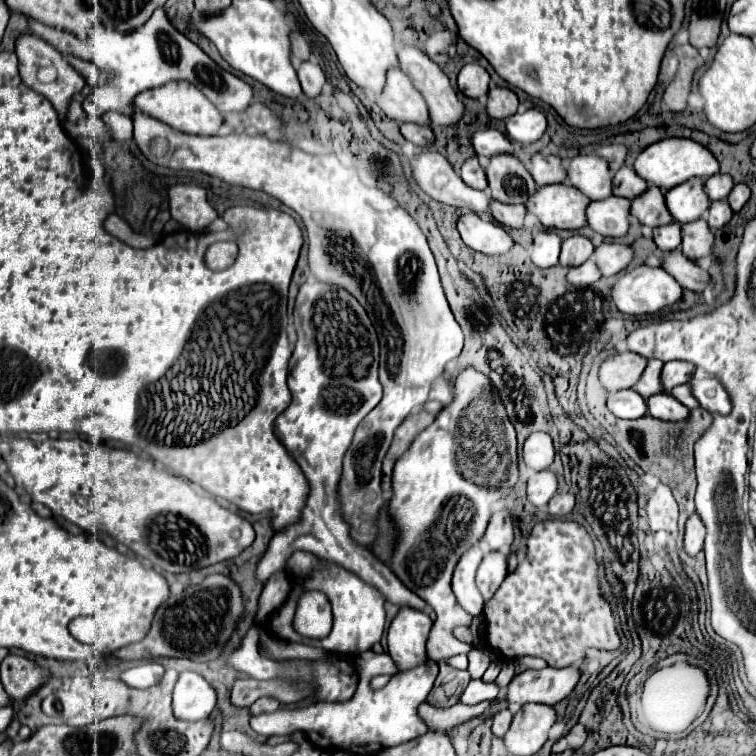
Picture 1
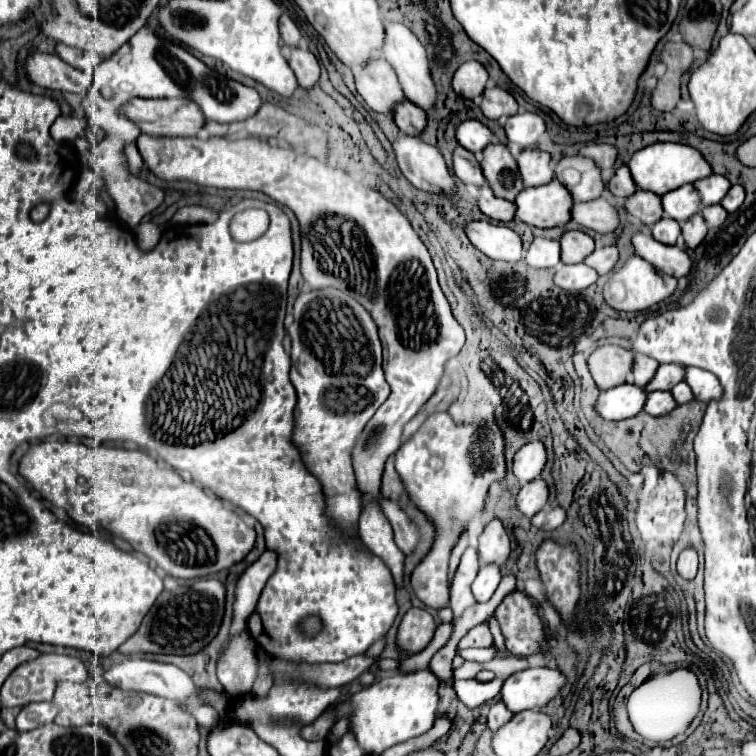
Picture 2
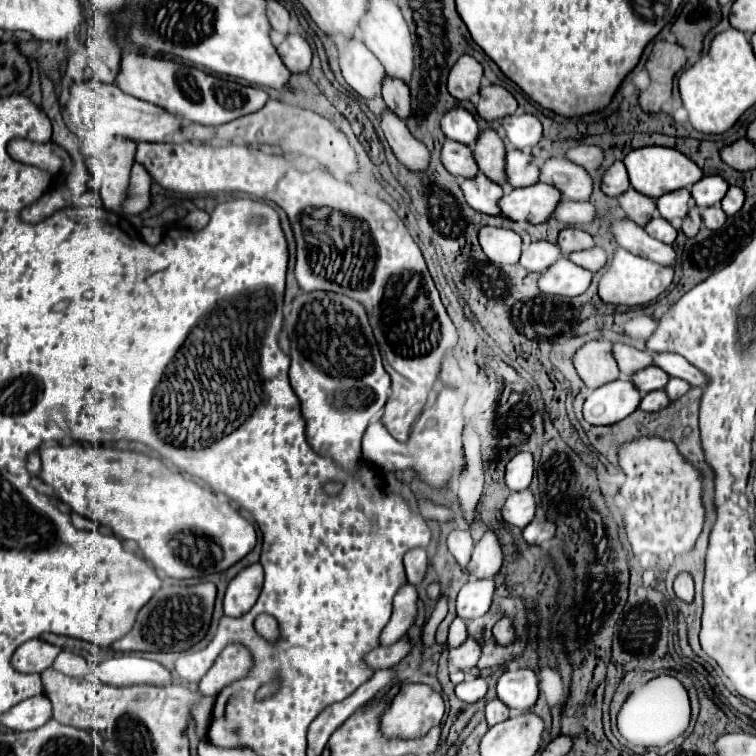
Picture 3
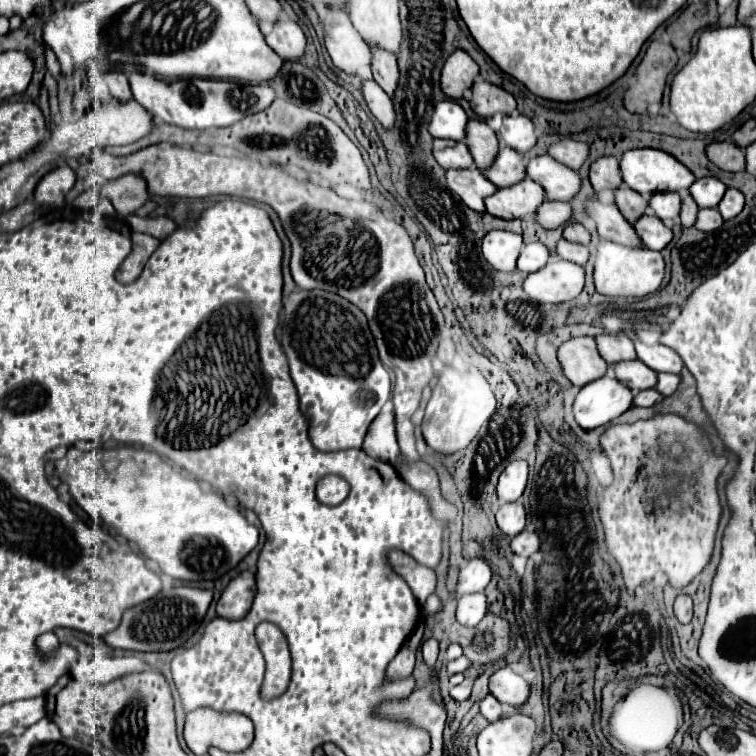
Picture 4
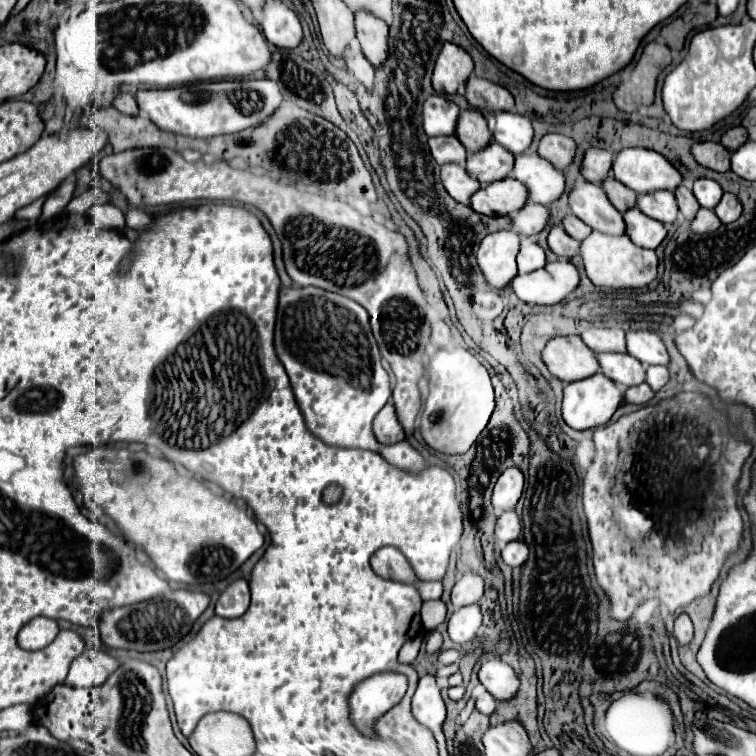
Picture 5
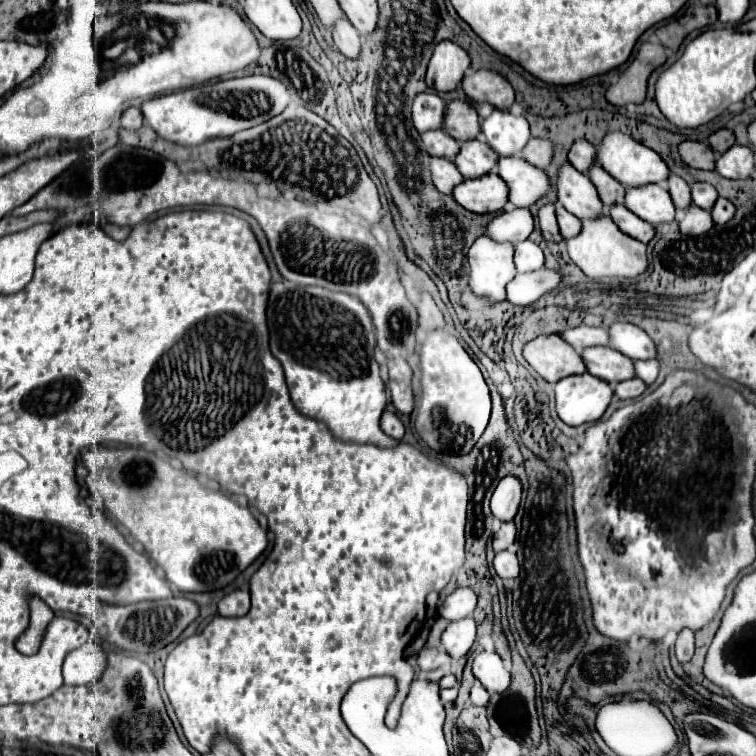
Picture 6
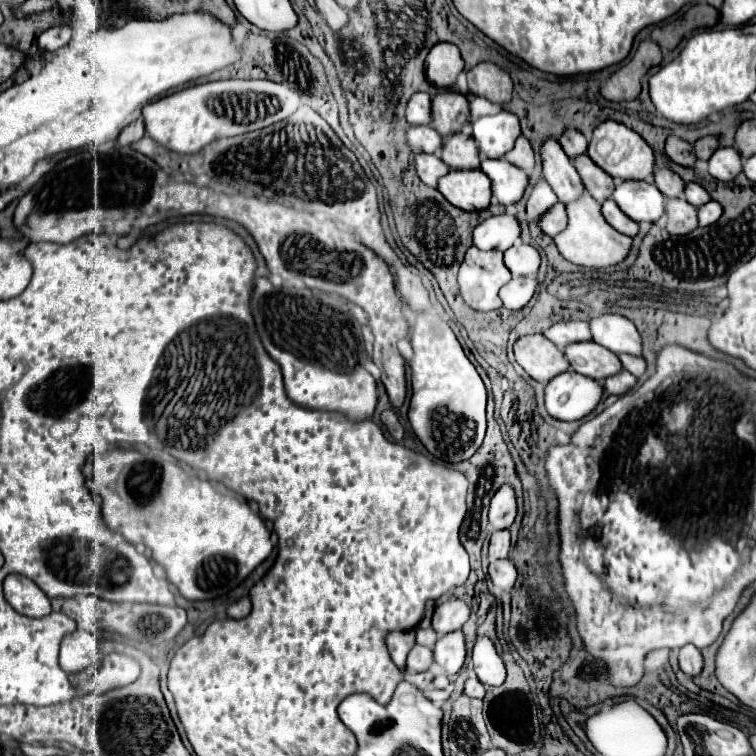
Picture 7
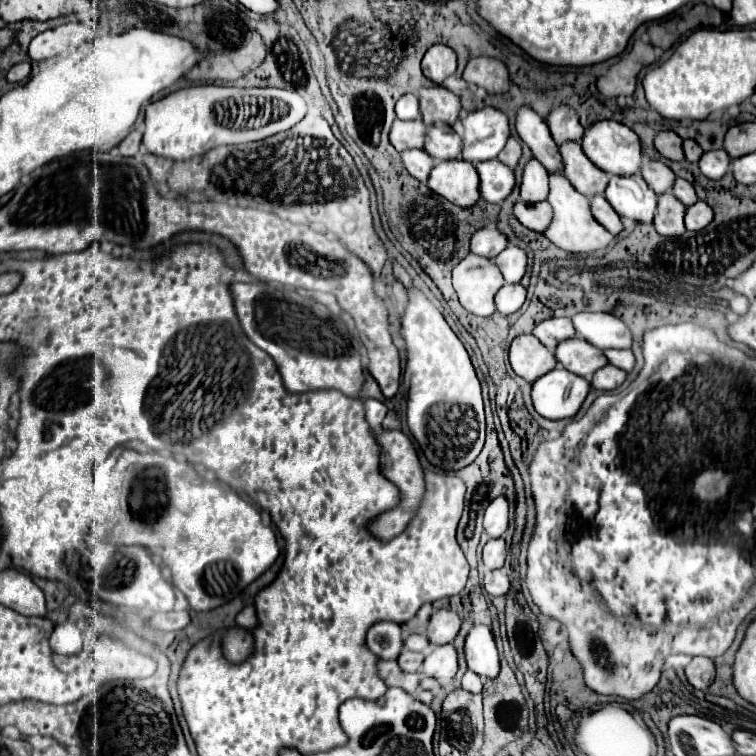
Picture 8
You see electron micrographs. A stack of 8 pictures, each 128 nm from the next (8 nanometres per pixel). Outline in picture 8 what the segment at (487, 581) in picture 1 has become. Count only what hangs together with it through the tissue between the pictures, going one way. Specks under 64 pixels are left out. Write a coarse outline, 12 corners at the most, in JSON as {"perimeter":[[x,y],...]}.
{"perimeter":[[452,644],[434,648],[420,674],[450,682],[458,670]]}

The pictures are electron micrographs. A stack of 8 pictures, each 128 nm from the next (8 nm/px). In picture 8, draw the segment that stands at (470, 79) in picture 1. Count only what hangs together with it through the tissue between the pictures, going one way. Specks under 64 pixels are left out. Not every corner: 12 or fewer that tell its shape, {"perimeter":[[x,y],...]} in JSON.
{"perimeter":[[444,44],[428,48],[422,72],[442,84],[456,72],[456,54]]}

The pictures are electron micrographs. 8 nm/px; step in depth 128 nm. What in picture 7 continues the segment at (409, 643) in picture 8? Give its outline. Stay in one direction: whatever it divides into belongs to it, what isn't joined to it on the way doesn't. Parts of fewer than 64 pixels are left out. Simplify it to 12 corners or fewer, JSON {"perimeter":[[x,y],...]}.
{"perimeter":[[432,628],[416,630],[416,644],[434,648],[438,634]]}

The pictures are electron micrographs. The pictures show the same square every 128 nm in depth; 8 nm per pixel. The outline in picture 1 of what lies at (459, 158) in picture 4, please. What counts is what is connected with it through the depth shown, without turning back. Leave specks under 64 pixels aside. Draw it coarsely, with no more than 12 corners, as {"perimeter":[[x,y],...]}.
{"perimeter":[[476,156],[462,164],[460,178],[476,190],[484,190],[484,168]]}

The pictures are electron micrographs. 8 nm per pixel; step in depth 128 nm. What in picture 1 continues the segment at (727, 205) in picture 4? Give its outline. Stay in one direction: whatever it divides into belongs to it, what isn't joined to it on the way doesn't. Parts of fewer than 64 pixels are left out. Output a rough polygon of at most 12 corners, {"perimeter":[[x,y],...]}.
{"perimeter":[[736,184],[726,202],[734,212],[748,202],[746,184]]}

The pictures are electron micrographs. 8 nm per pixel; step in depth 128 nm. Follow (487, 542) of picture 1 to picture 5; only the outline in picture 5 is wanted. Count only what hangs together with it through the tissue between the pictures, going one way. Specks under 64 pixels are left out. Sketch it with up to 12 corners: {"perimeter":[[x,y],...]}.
{"perimeter":[[464,574],[452,588],[454,608],[476,604],[484,594],[478,574]]}

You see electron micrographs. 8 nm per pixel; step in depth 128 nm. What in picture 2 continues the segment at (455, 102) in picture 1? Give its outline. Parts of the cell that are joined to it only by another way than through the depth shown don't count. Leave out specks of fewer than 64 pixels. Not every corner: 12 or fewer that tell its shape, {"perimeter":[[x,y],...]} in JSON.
{"perimeter":[[386,22],[382,56],[406,98],[428,110],[436,94],[420,40]]}

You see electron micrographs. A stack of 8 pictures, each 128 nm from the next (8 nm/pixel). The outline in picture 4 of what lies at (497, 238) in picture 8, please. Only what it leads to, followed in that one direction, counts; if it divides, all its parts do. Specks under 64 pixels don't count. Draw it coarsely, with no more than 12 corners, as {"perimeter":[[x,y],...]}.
{"perimeter":[[544,202],[534,220],[558,228],[570,220],[568,202]]}

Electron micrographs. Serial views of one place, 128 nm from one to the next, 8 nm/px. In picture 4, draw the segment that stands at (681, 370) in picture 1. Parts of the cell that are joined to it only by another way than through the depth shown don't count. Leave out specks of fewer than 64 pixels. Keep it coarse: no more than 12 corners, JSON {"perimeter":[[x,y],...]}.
{"perimeter":[[640,360],[610,366],[634,394],[656,386],[656,372]]}

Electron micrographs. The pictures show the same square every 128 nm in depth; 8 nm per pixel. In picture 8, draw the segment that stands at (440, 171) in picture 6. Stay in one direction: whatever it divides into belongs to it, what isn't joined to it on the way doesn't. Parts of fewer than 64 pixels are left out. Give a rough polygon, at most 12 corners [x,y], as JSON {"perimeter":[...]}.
{"perimeter":[[424,150],[400,152],[408,174],[426,182],[432,160]]}

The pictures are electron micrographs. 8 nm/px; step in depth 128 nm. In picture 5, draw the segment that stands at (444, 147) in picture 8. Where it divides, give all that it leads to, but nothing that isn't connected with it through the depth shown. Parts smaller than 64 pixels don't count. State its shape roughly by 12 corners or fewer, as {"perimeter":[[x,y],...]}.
{"perimeter":[[490,142],[466,158],[466,172],[480,184],[502,180],[514,156]]}

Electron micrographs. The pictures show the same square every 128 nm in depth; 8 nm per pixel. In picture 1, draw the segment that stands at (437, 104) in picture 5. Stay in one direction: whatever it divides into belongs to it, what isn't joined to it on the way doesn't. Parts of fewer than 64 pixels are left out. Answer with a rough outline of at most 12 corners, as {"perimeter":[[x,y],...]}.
{"perimeter":[[476,130],[470,142],[478,156],[512,152],[510,140],[494,130]]}

